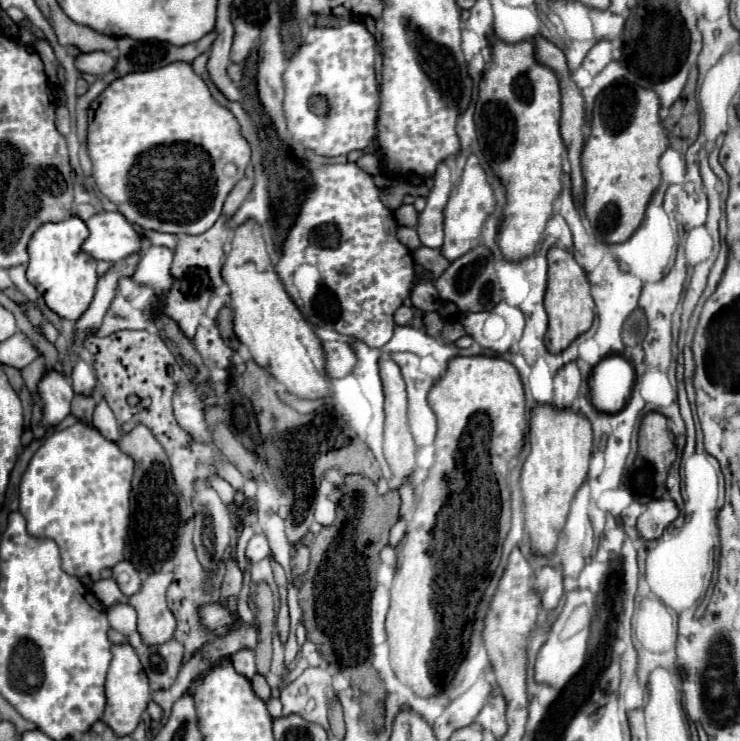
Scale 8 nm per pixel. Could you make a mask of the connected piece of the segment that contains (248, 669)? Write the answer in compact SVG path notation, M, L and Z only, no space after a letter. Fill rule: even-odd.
M241 649L228 657L238 673L242 673L248 679L252 679L256 673L255 652Z

